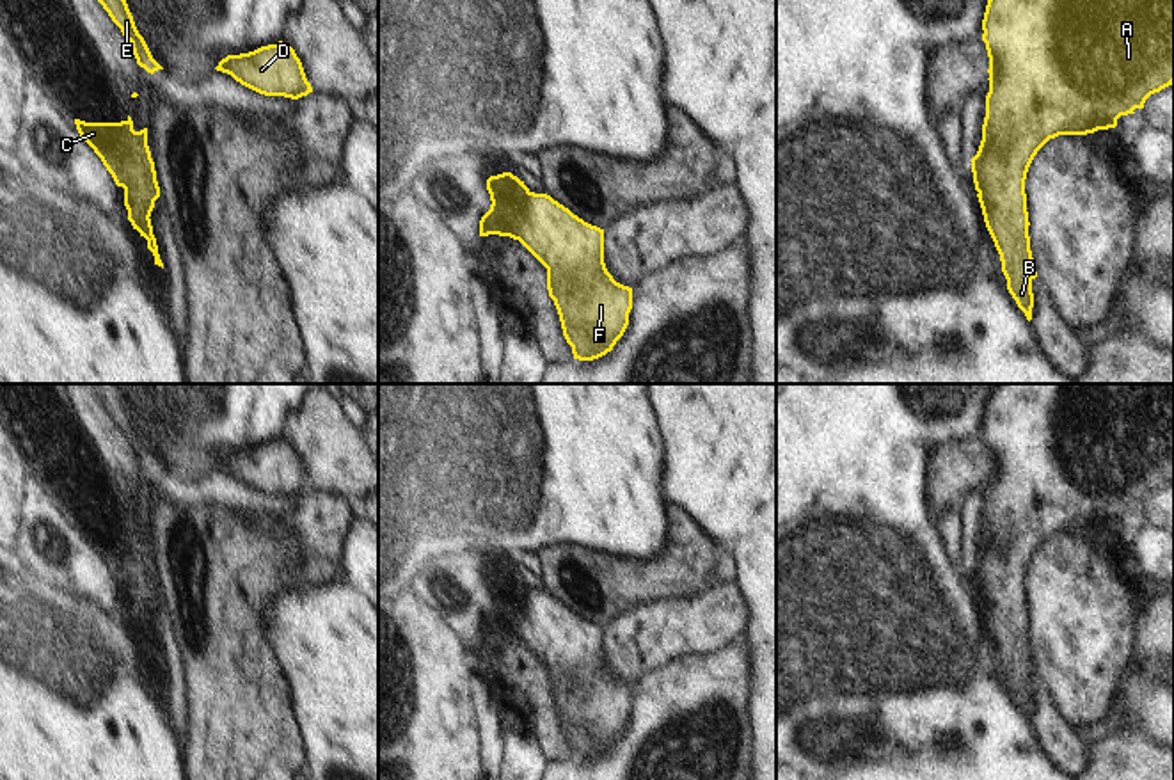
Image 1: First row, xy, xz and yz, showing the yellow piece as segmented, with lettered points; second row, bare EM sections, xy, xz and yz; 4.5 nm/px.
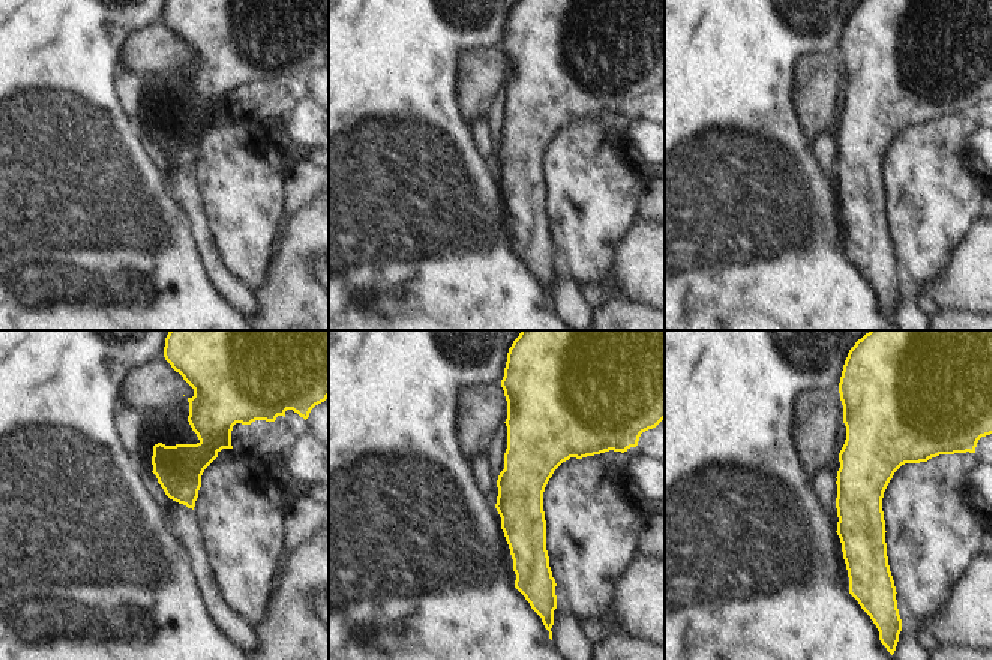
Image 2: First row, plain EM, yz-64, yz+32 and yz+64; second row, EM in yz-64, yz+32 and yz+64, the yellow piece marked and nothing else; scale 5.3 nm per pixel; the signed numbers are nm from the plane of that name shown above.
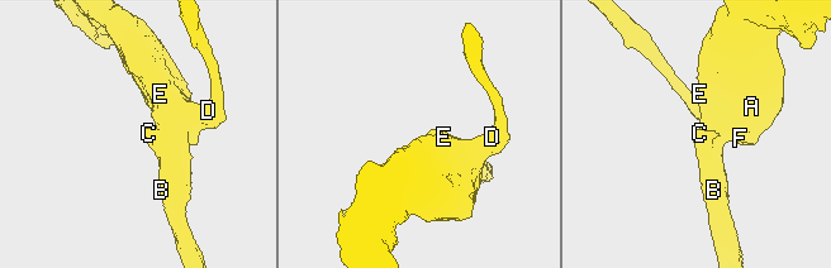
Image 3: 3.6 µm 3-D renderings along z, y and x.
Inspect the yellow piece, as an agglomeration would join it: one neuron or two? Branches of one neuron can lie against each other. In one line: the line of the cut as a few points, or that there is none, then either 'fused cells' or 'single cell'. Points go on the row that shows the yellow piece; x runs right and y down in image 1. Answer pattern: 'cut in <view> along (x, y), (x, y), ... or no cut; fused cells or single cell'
cut in xy along (128, 119), (128, 162), (125, 166), (123, 187); fused cells

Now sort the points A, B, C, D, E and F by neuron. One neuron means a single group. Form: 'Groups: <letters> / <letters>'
Groups: A B D E F / C

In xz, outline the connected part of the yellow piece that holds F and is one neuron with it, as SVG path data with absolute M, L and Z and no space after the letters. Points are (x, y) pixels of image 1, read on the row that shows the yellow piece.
M529 192L515 236L547 268L549 297L574 359L593 361L611 352L629 325L632 288L616 283L606 268L604 229L584 222L551 195Z

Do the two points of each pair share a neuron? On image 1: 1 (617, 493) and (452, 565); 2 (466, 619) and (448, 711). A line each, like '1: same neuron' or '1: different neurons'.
1: different neurons
2: different neurons

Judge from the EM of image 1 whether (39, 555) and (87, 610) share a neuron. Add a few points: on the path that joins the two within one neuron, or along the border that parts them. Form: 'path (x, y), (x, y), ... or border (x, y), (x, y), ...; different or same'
border (36, 580), (87, 599), (112, 615); different

